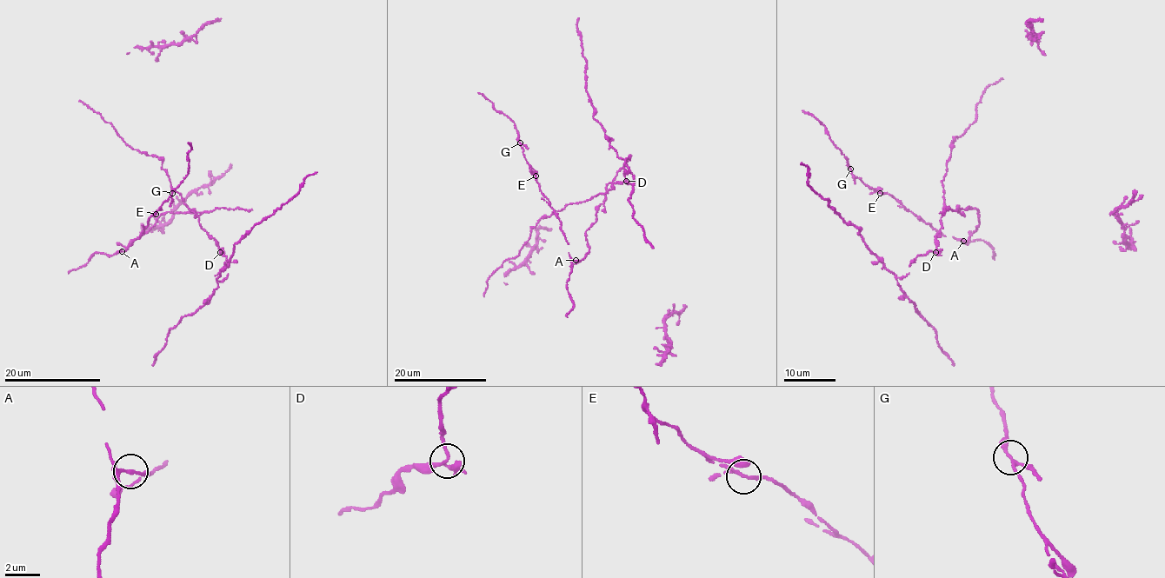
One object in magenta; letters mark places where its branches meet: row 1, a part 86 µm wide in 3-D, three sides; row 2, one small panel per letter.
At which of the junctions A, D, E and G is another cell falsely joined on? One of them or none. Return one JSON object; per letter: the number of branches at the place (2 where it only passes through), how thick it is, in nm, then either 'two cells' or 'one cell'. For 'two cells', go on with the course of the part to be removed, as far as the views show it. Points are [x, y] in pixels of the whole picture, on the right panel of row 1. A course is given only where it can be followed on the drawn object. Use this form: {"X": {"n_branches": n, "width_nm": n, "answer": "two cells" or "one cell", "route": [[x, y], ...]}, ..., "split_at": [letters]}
{"A": {"n_branches": 3, "width_nm": 140, "answer": "one cell"}, "D": {"n_branches": 3, "width_nm": 140, "answer": "one cell"}, "E": {"n_branches": 3, "width_nm": 160, "answer": "one cell"}, "G": {"n_branches": 3, "width_nm": 160, "answer": "one cell"}, "split_at": []}

